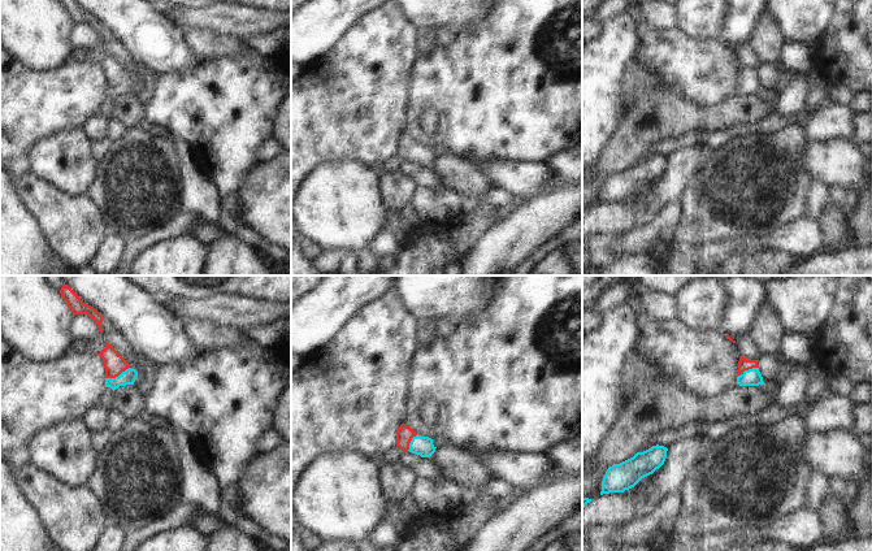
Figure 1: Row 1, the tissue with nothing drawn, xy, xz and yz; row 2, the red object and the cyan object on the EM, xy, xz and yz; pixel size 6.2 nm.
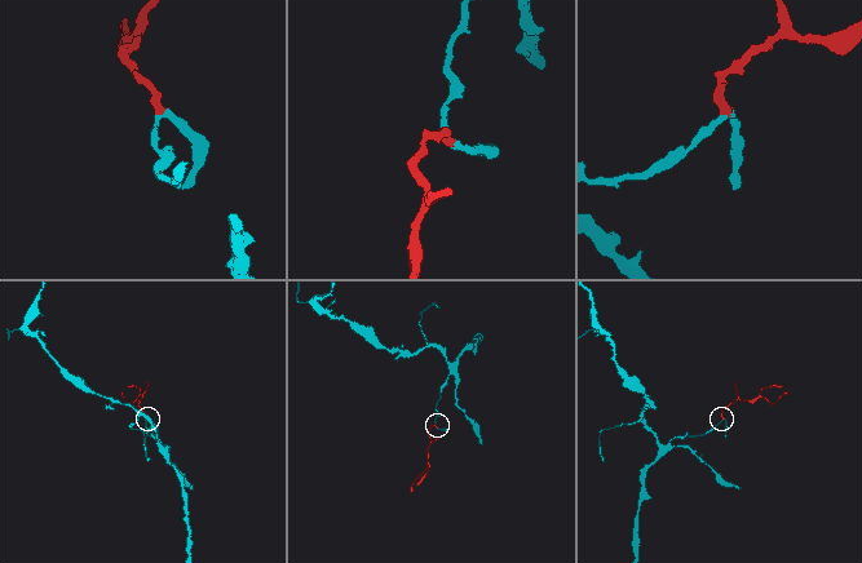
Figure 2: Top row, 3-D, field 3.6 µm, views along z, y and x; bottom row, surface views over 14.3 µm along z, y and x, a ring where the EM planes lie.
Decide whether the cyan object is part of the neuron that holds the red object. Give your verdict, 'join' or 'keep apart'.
join

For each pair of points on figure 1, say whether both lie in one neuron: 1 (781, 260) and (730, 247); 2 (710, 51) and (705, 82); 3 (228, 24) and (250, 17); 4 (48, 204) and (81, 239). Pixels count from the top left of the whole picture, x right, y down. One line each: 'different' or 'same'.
1: different
2: same
3: same
4: same

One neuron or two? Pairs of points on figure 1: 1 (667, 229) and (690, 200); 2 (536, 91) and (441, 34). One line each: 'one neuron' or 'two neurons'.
1: two neurons
2: two neurons

